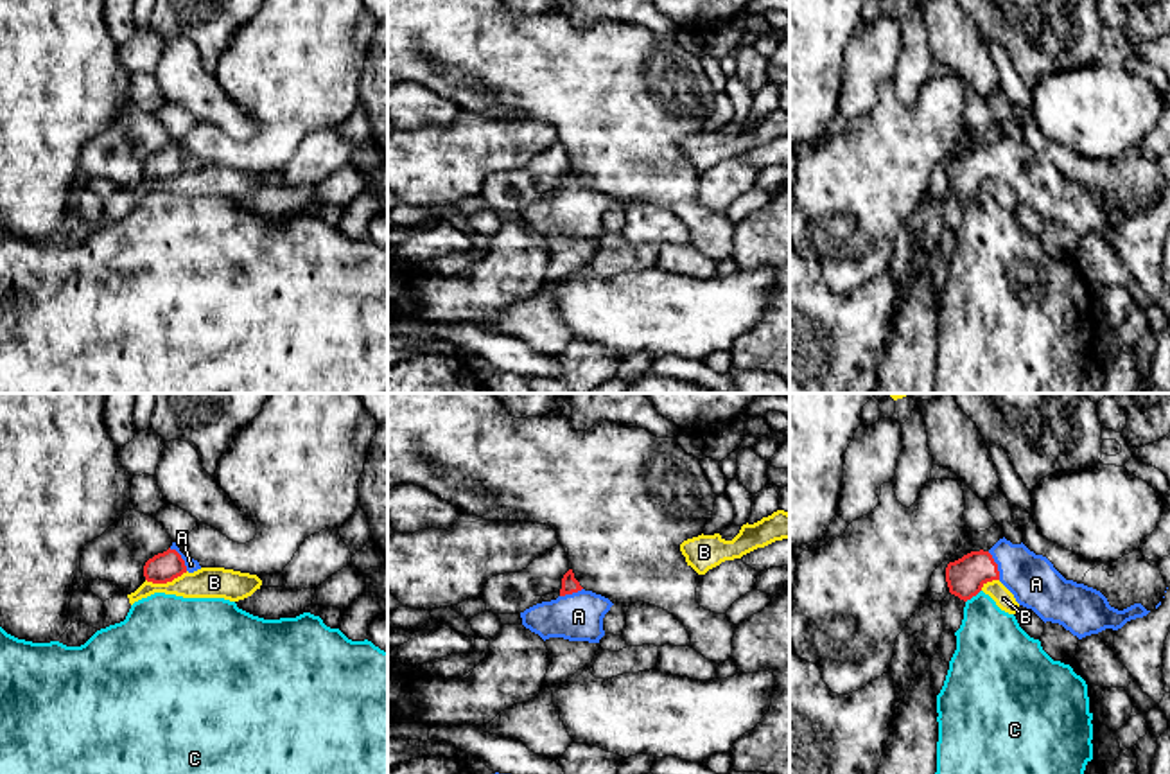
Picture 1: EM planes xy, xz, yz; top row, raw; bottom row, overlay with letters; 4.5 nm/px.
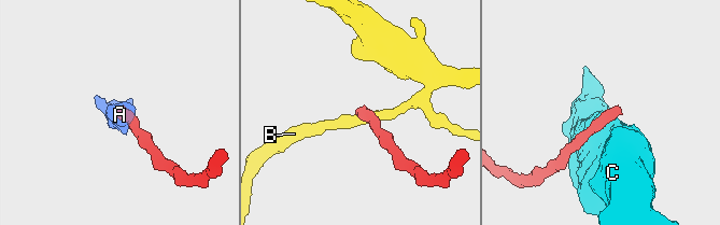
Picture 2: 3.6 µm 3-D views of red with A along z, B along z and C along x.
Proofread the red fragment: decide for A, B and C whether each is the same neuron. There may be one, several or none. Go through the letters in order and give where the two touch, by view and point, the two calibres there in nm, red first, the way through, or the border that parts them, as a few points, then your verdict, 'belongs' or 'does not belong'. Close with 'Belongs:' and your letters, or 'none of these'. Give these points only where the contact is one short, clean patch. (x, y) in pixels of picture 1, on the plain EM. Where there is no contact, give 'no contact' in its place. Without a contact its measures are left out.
A: yz (996, 164) | 170/220 nm | across yz (966, 175), (980, 164), (996, 164), (1016, 164), (1036, 182) | belongs
B: xy (165, 180) | 140/140 nm | along xy (187, 169), (165, 180), (146, 178) | does not belong
C: yz (973, 193) | 170/320 nm | does not belong
Belongs: A

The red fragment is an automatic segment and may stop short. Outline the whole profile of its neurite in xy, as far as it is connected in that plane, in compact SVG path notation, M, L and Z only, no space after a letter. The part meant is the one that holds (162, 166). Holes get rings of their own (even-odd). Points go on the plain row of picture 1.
M172 140L172 144L167 149L158 151L145 160L144 174L147 180L153 181L167 181L187 169L194 171L197 167L201 167L199 160L192 154L183 153L178 142Z

